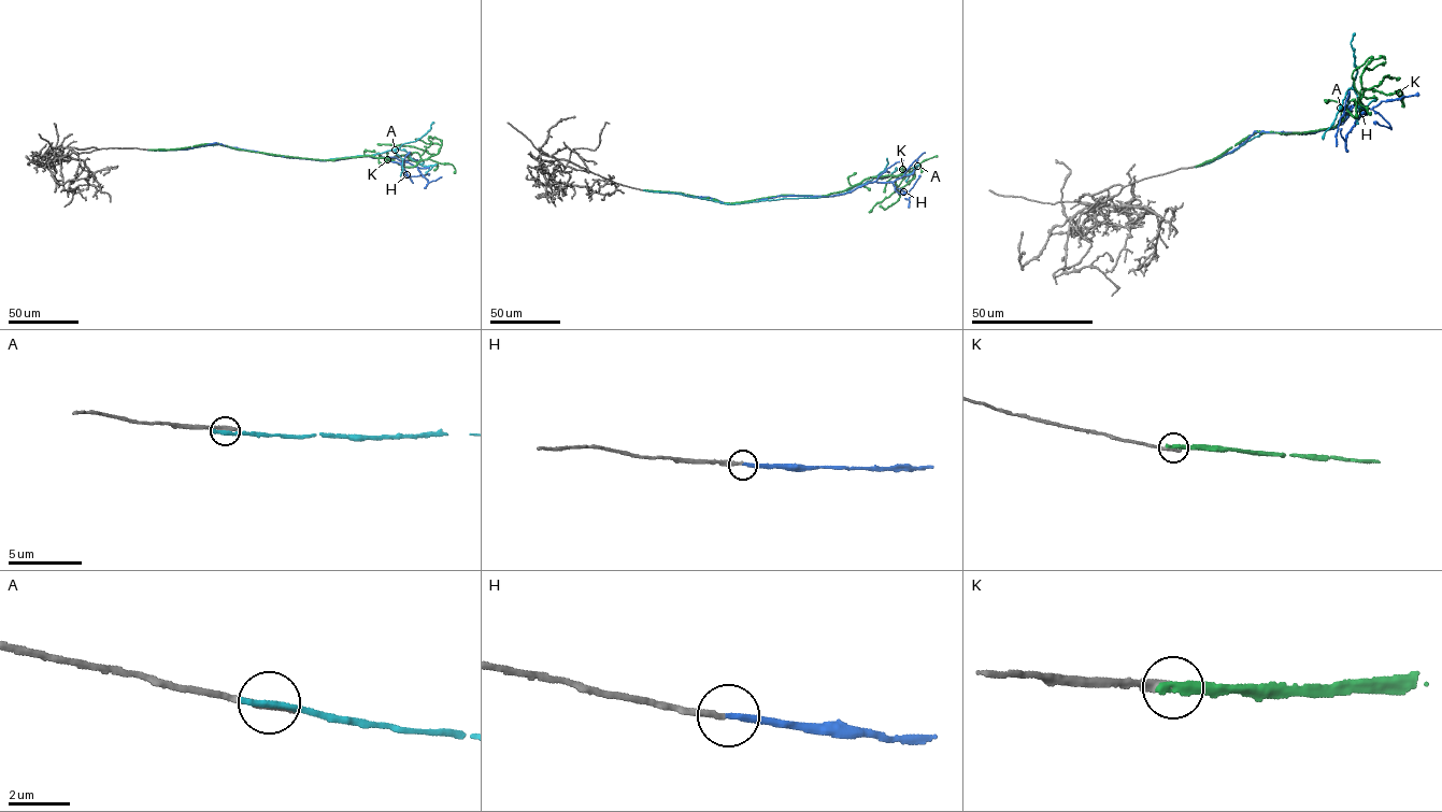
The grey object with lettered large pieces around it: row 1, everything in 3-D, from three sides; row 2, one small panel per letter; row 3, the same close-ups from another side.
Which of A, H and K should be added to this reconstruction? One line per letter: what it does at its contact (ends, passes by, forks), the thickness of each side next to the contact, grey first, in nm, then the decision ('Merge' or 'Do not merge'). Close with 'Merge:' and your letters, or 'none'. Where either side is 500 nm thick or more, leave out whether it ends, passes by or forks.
A: It ends there. Thickness 300 nm (grey) against 260 nm. Do not merge
H: It ends there. Thickness 200 nm (grey) against 200 nm. Merge
K: It ends there. Thickness 280 nm (grey) against 360 nm. Do not merge
Merge: H

